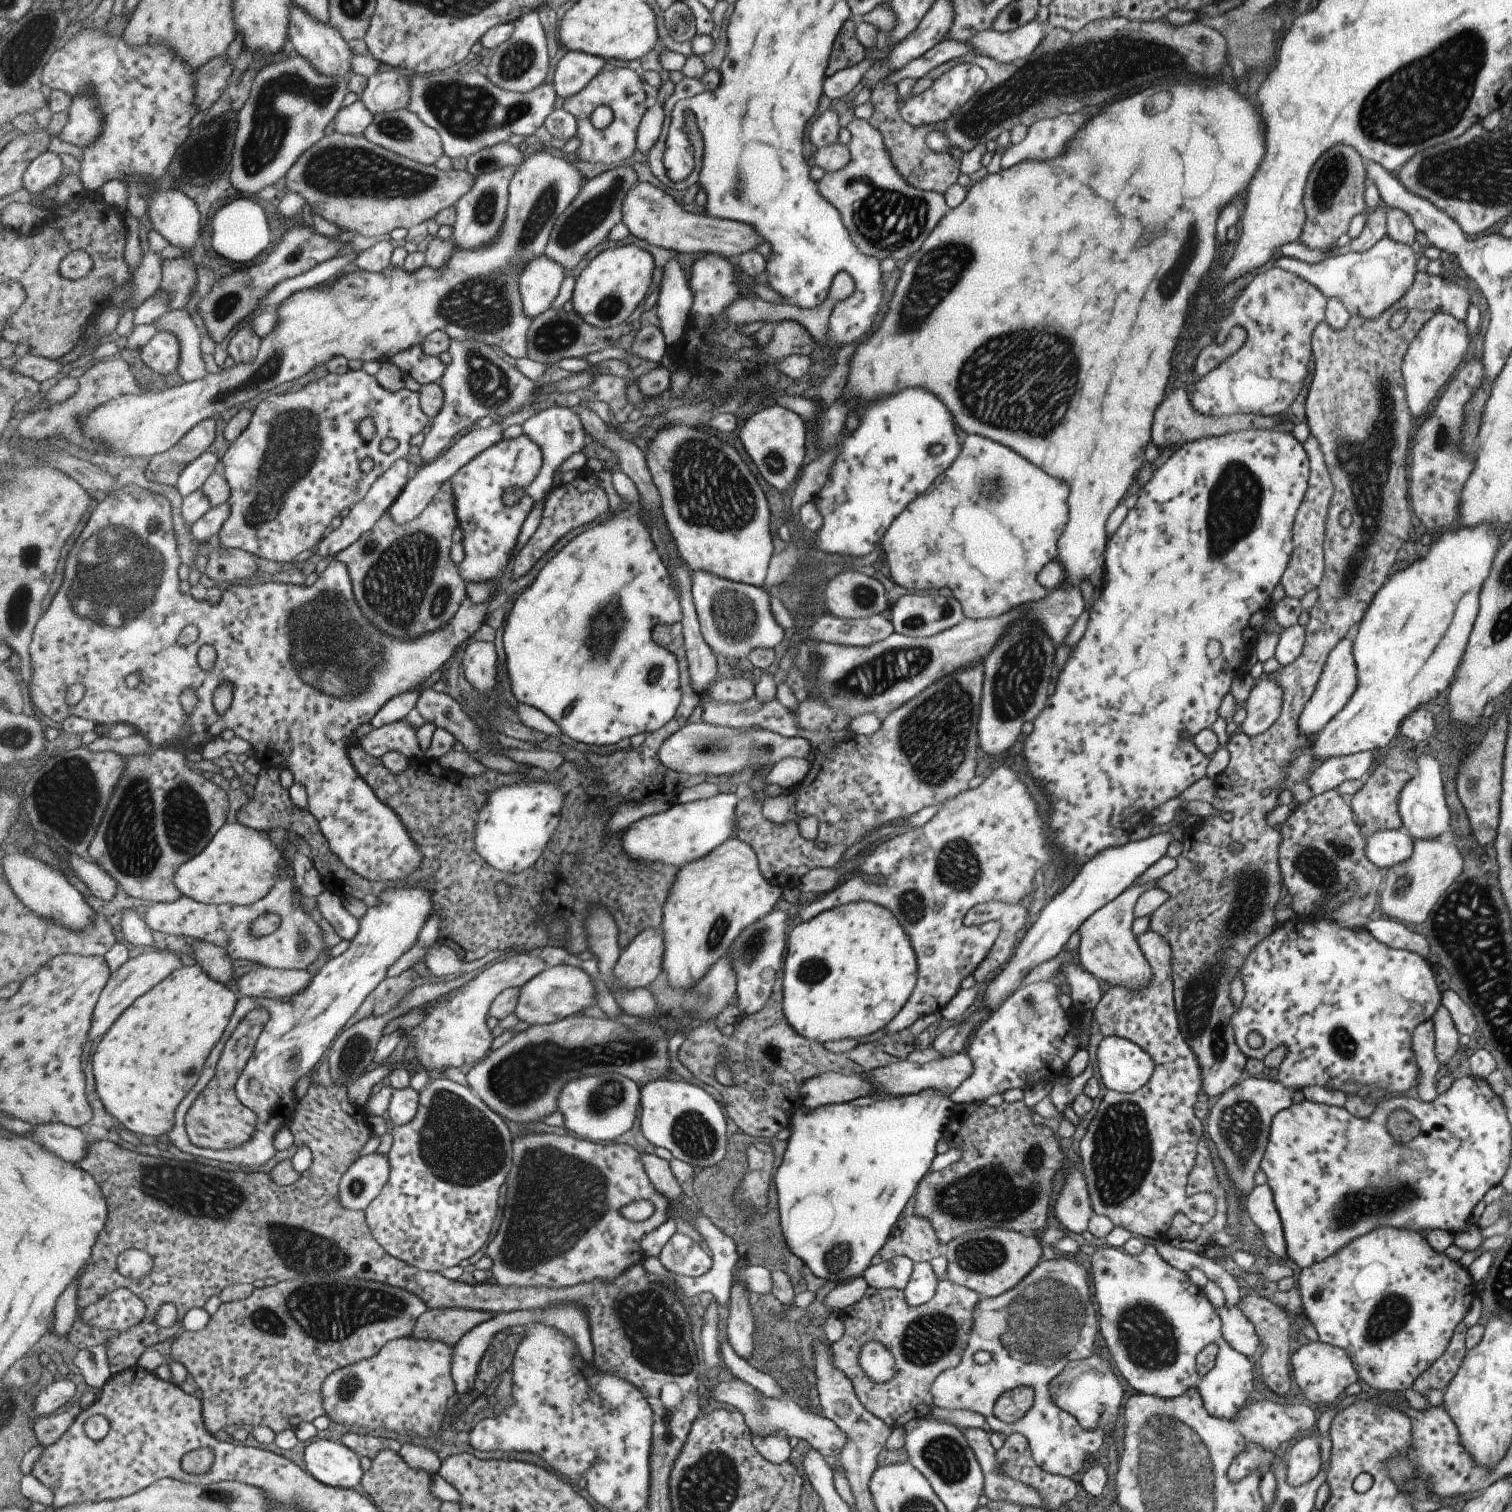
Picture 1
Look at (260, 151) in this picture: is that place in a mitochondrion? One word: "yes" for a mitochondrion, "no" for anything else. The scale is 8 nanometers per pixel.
yes

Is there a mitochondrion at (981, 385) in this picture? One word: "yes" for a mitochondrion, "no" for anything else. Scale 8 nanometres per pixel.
yes

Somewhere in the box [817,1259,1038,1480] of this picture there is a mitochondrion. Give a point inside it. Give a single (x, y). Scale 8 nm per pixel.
(926, 1339)

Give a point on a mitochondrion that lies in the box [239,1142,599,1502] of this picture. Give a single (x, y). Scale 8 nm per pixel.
(319, 1315)

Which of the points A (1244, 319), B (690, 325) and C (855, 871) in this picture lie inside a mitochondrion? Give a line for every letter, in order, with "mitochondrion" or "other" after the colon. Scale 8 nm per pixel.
A: other
B: other
C: other

